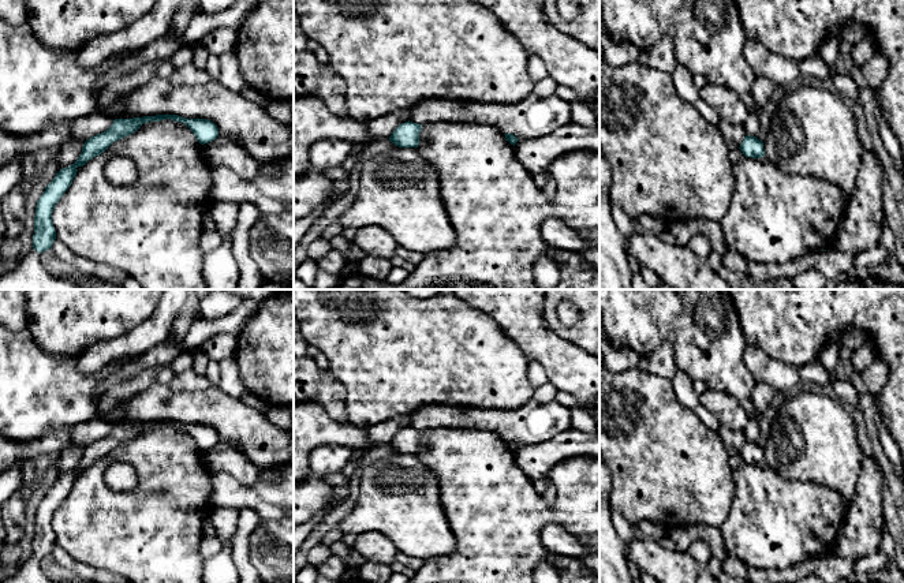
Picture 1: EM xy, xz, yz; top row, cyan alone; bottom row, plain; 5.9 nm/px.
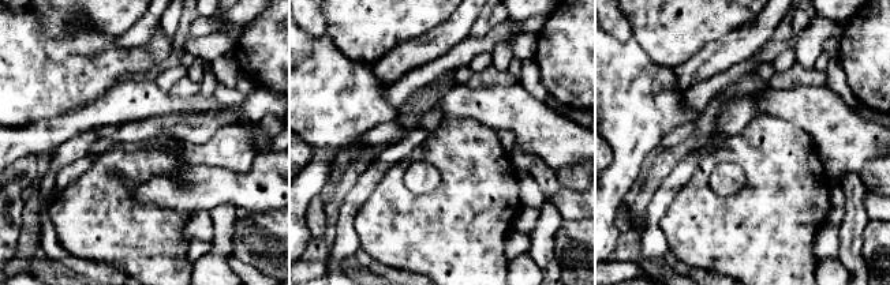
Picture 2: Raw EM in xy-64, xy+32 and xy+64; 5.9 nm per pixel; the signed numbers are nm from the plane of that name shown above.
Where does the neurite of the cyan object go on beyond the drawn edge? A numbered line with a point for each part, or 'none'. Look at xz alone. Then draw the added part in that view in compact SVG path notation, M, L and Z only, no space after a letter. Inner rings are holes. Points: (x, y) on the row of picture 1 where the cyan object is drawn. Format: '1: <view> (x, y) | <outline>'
none

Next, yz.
none

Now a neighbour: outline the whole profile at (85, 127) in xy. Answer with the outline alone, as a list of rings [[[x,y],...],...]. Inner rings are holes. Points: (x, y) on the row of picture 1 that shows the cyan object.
[[[97,111],[89,116],[82,116],[71,122],[70,135],[71,138],[90,139],[91,137],[107,131],[112,123],[113,117],[104,115]]]

